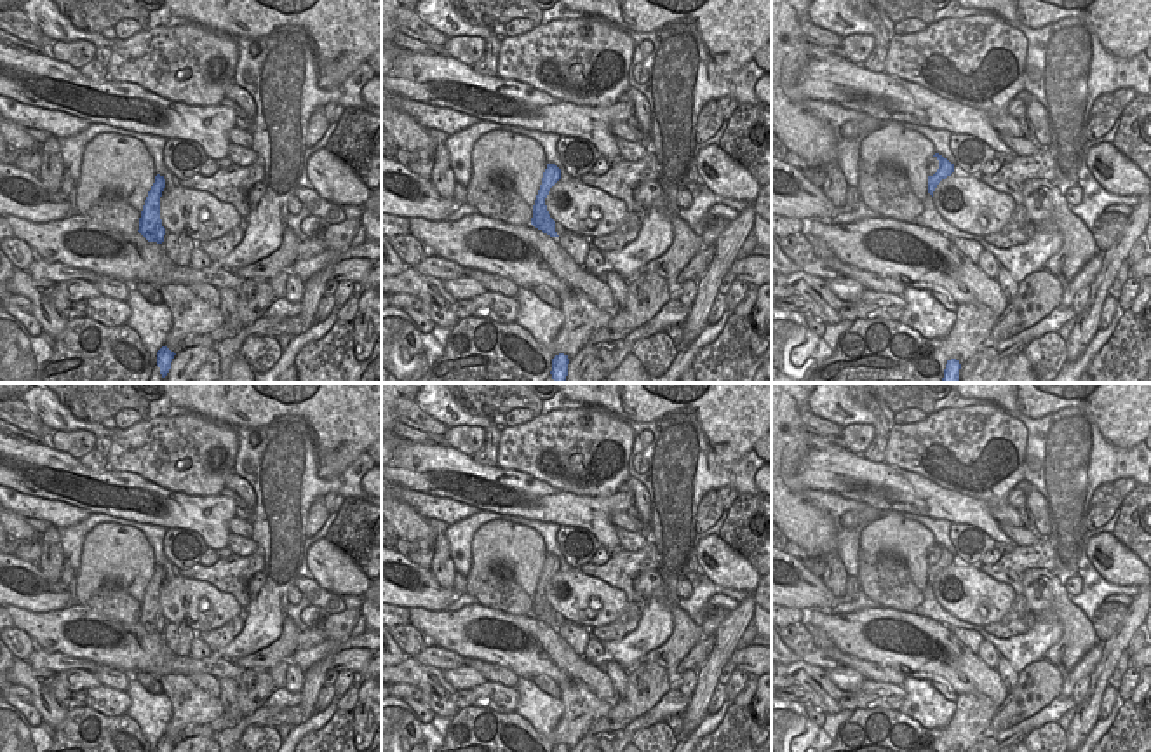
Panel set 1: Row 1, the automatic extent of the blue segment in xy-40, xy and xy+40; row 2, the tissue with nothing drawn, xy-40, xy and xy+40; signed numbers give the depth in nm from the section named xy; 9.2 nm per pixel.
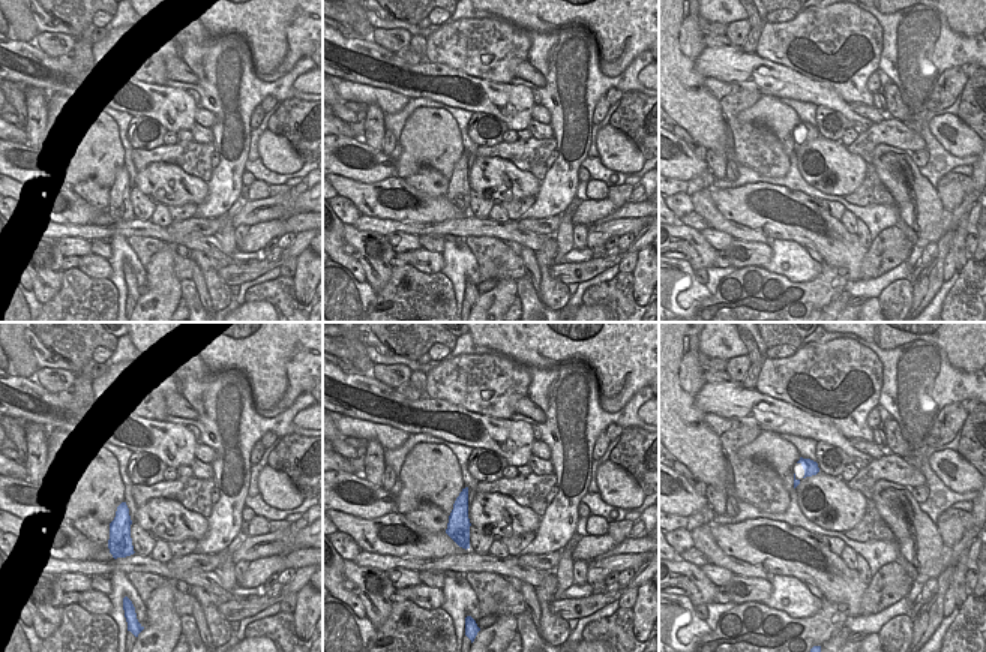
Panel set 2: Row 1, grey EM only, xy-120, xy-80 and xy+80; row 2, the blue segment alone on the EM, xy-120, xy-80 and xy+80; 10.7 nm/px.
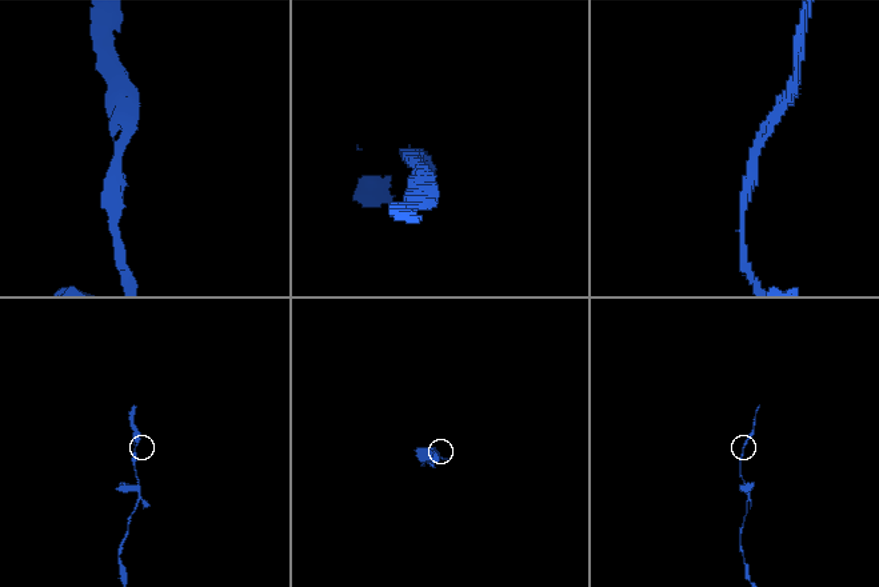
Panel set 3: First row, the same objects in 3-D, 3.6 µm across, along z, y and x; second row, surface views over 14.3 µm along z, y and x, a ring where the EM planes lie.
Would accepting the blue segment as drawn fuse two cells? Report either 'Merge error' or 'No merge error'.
No merge error.

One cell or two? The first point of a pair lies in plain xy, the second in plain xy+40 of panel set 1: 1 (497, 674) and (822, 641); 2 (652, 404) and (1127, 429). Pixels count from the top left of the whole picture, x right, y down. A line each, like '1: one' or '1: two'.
1: one
2: one

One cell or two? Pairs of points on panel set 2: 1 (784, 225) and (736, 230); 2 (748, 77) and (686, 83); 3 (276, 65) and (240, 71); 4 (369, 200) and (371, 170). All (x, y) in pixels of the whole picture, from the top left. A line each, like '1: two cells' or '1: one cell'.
1: two cells
2: two cells
3: two cells
4: two cells

